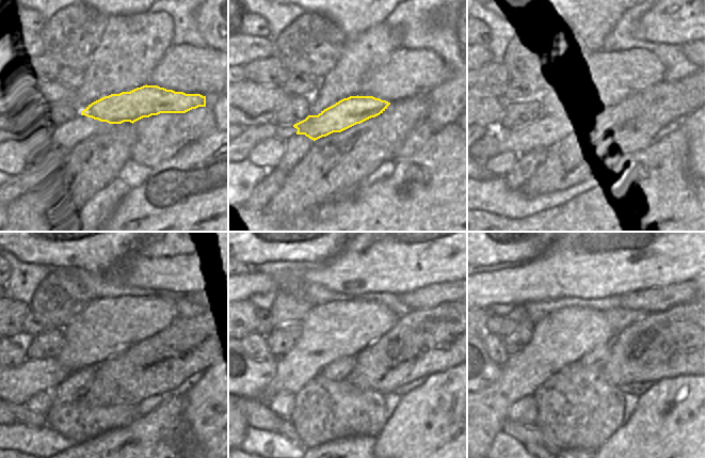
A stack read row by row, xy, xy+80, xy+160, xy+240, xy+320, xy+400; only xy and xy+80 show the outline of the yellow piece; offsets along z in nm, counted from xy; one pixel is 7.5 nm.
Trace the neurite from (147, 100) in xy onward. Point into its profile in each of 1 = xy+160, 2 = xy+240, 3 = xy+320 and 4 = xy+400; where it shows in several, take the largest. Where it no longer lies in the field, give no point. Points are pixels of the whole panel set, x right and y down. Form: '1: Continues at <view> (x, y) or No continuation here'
1: Continues at xy+160 (544, 131)
2: Continues at xy+240 (17, 385)
3: Continues at xy+320 (250, 377)
4: Continues at xy+400 (488, 372)

